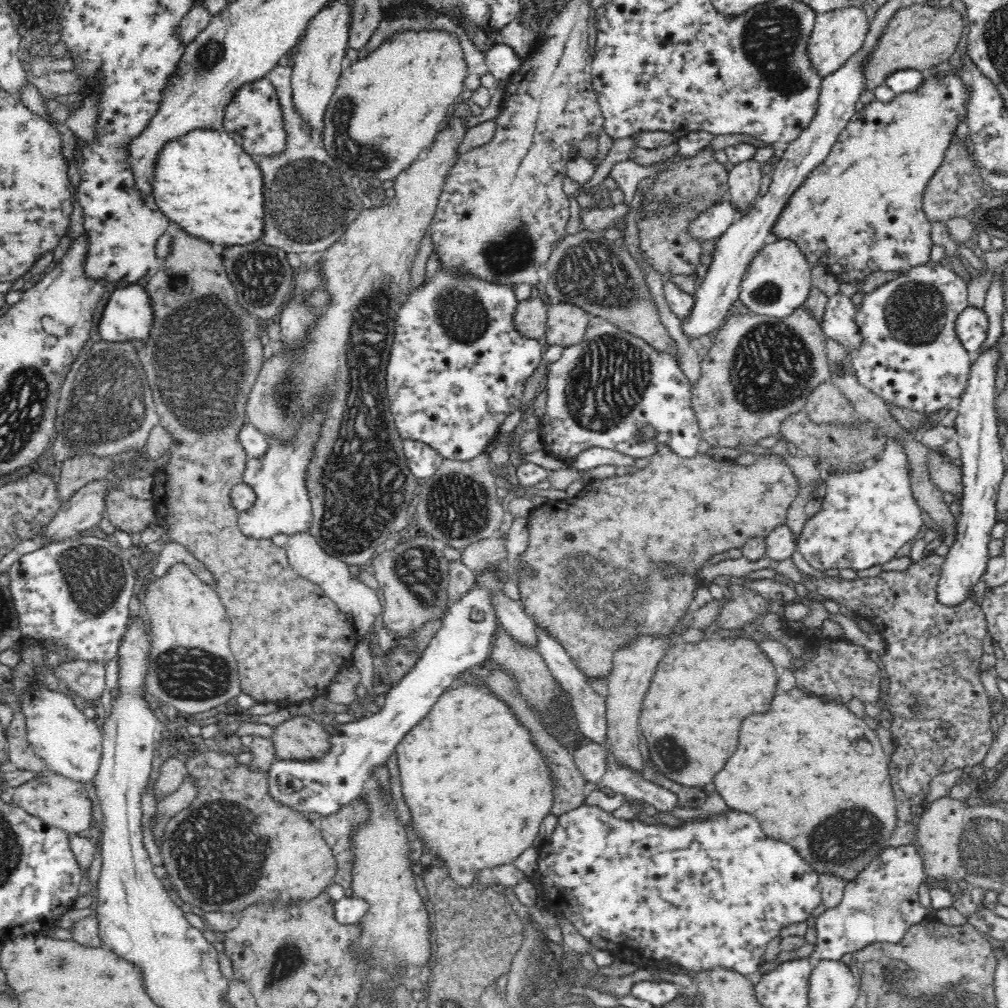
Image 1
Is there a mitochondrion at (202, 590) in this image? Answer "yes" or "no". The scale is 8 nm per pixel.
no

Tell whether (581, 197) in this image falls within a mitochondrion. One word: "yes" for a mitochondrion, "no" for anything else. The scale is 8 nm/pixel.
no

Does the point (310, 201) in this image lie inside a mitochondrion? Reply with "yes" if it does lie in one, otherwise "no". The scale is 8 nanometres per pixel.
yes

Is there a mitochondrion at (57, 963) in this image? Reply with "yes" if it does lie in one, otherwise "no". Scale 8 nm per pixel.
yes

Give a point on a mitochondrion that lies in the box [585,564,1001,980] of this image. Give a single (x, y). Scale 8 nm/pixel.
(863, 830)

